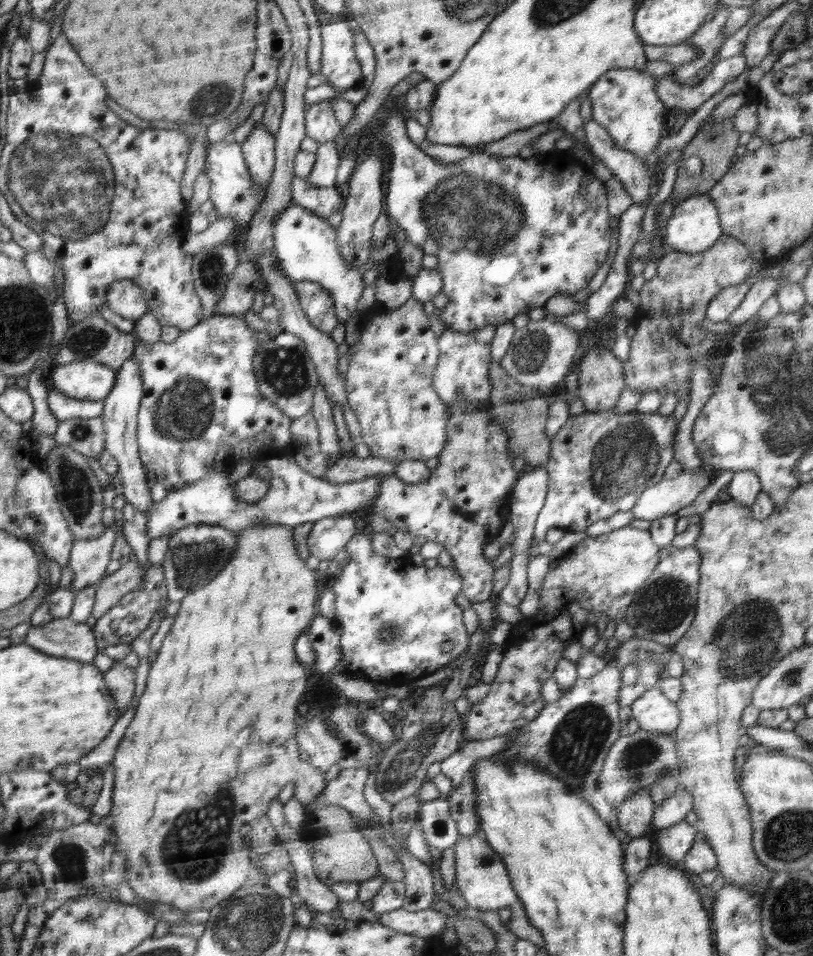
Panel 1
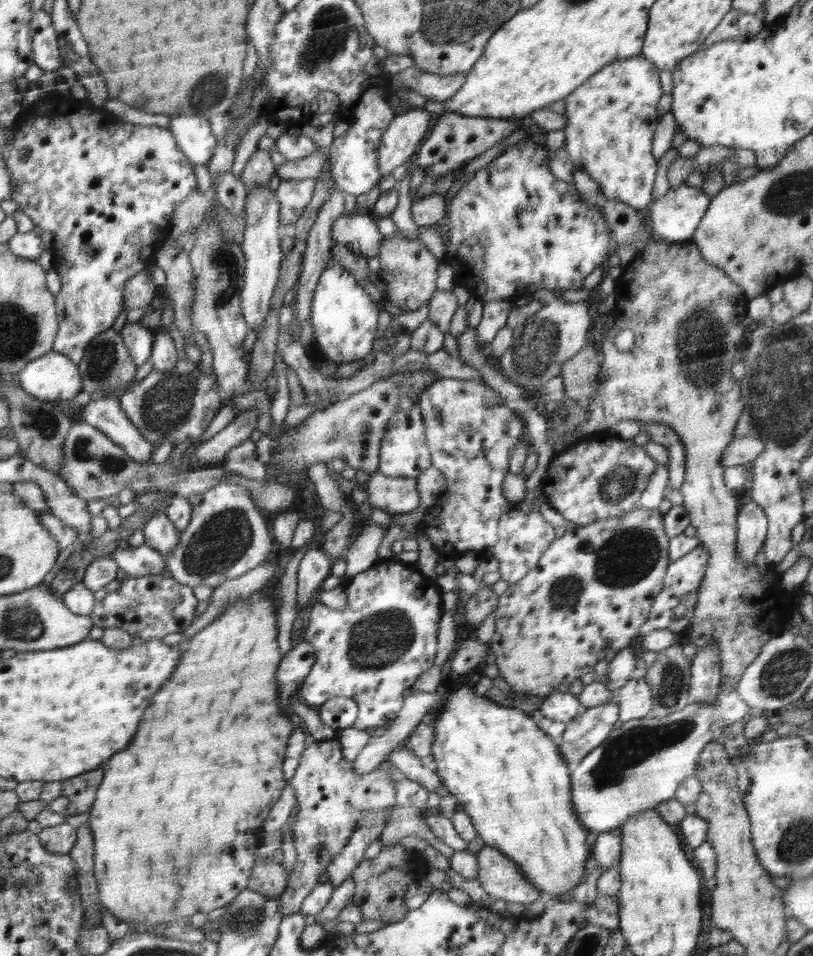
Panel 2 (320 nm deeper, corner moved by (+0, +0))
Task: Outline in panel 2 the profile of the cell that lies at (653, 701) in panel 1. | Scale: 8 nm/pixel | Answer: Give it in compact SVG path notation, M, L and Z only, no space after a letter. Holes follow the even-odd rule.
M644 677L628 679L628 682L617 691L619 720L623 723L651 714L655 698Z

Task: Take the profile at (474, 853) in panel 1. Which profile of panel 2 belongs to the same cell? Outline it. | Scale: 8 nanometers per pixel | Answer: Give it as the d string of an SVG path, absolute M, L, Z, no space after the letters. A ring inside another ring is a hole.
M484 846L476 853L477 879L492 898L529 905L540 898L538 887L530 884L519 866L498 849Z

